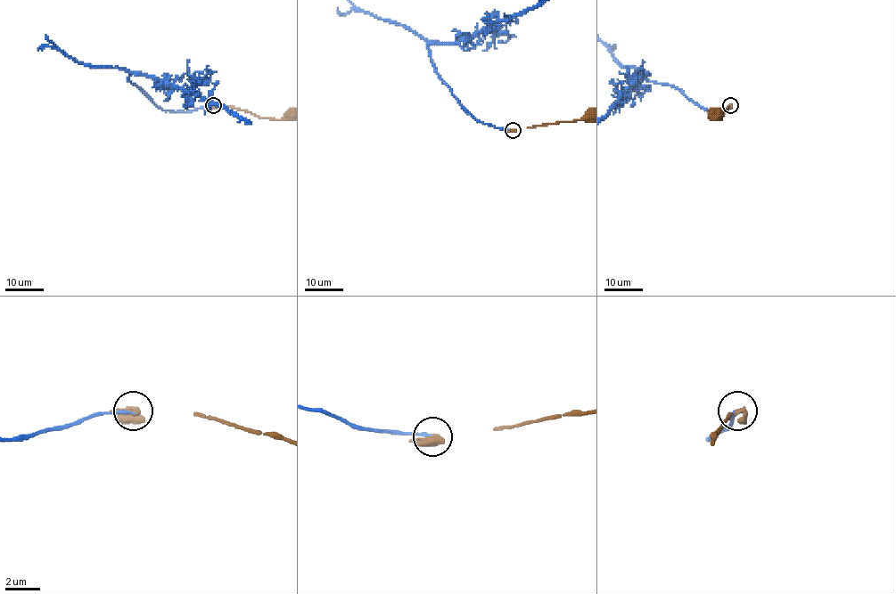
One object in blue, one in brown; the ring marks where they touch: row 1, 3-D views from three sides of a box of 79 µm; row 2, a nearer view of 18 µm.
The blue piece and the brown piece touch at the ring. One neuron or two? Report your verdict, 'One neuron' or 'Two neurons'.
One neuron

